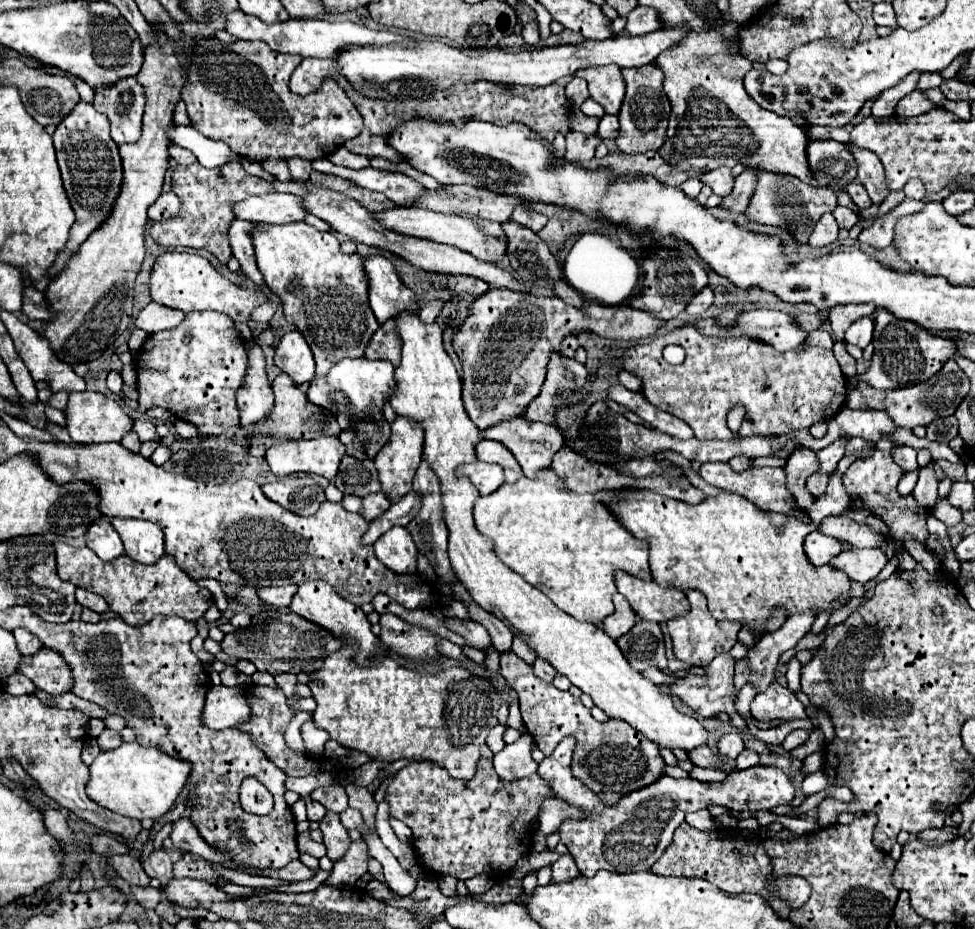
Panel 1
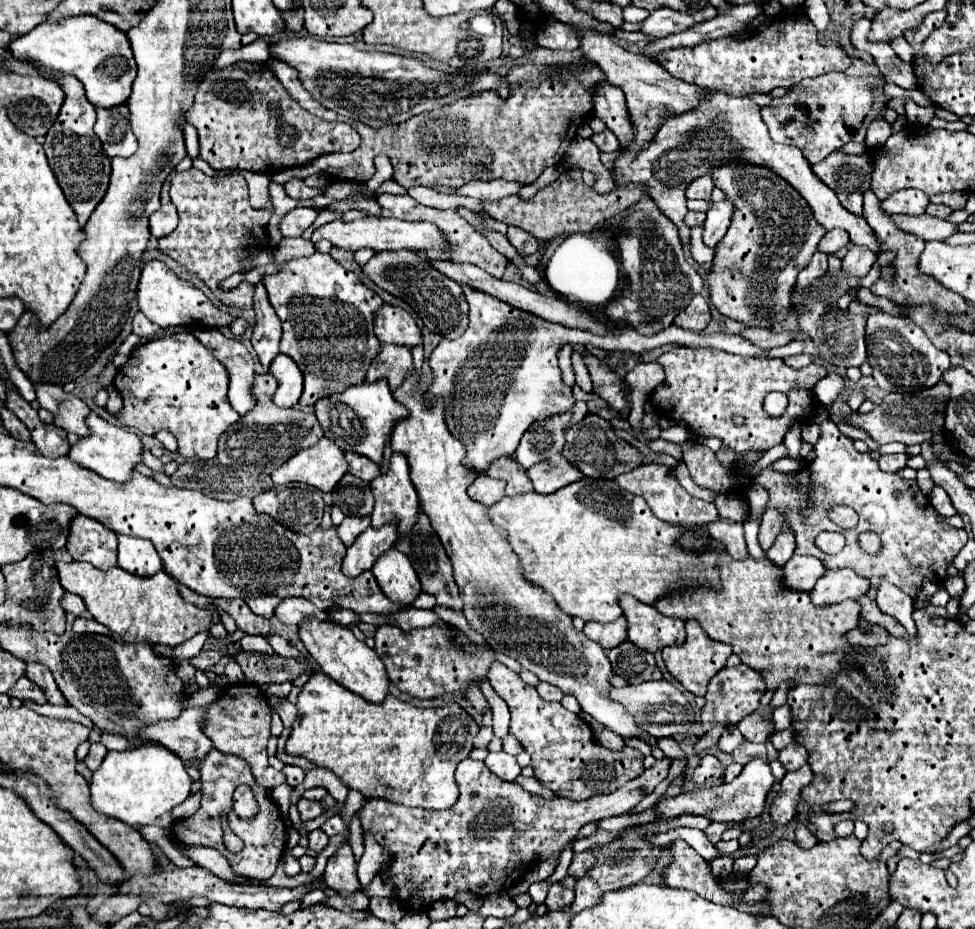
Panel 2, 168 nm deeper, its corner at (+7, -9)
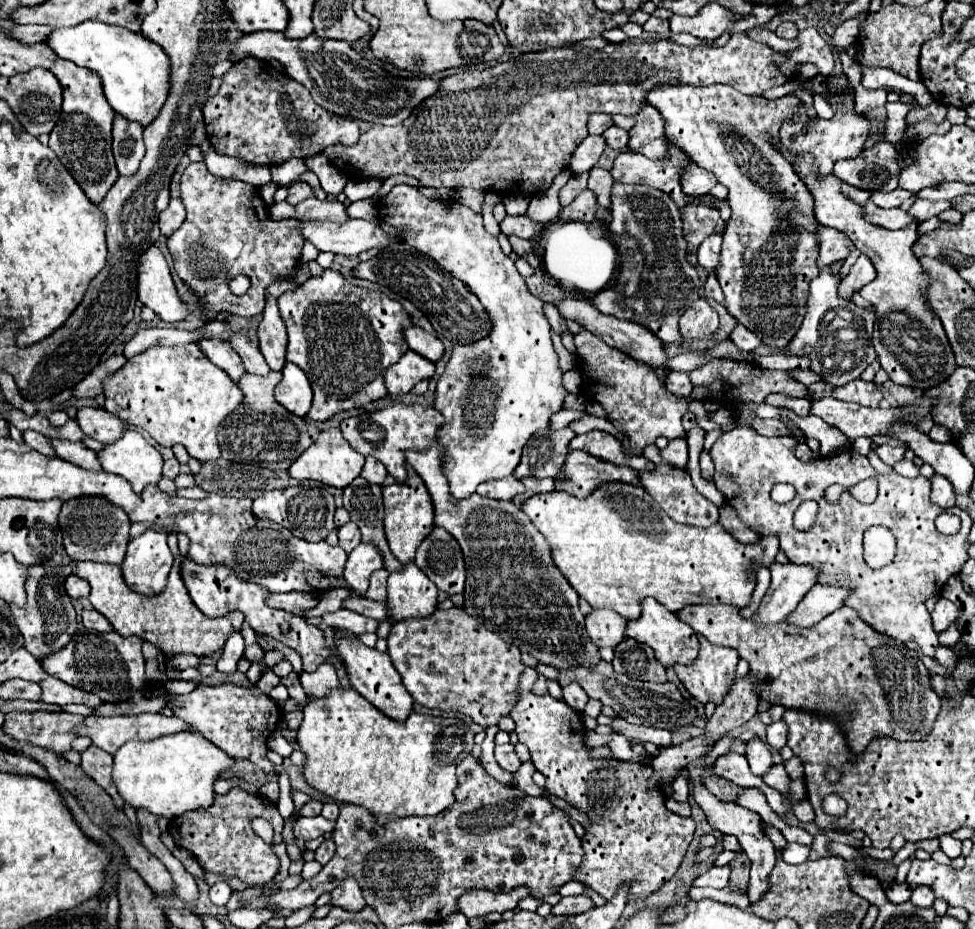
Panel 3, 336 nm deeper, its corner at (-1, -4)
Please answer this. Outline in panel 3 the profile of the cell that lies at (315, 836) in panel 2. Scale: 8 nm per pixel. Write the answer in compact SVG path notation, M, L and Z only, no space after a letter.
M326 840L326 842L322 842L320 848L316 850L316 858L314 858L314 860L324 866L324 864L330 862L332 856L334 856L334 842L332 842L332 840Z

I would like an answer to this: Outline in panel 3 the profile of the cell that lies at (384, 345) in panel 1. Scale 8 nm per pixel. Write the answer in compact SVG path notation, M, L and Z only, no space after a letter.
M408 350L396 364L386 370L386 388L390 394L406 394L420 380L434 376L434 364L424 360L420 354Z

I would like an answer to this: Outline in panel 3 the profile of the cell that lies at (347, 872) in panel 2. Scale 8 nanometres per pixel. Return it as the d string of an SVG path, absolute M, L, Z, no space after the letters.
M352 878L344 880L336 890L332 890L330 896L332 896L332 900L330 900L332 906L338 906L338 908L344 908L350 912L360 912L366 906L360 886L356 886L356 880L352 880Z

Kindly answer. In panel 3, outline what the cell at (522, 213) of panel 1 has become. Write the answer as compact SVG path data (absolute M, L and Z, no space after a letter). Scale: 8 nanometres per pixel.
M510 236L508 240L512 244L512 252L516 252L520 258L524 258L532 268L540 266L540 258L536 256L536 248L534 248L532 240L522 240L522 238L516 238L516 236Z

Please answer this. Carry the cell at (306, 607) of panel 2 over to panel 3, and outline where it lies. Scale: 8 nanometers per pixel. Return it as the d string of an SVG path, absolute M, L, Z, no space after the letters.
M338 610L338 612L332 612L332 614L324 614L322 616L324 622L332 628L344 628L344 630L350 630L354 632L356 636L364 634L364 632L376 632L378 626L380 626L380 620L374 620L374 618L366 618L366 616L360 616L356 612L350 612L350 610Z

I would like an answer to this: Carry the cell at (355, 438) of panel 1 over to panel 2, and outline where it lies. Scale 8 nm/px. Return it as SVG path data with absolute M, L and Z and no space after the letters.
M346 451L344 455L348 461L348 473L352 473L364 481L372 481L374 477L380 475L380 467L374 461L370 461L368 457L354 453L354 451Z

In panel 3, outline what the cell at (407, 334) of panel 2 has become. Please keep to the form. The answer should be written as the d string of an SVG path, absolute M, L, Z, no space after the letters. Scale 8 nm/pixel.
M410 326L404 332L406 332L406 342L408 342L410 350L418 352L420 356L424 356L430 362L438 362L442 358L444 344L436 336L424 332L420 326Z

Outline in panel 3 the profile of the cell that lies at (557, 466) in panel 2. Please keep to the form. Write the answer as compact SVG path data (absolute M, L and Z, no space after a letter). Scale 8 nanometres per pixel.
M570 452L564 464L566 480L556 480L556 490L562 488L576 498L590 496L604 482L626 482L640 484L640 474L628 466L616 466L606 460L594 458L586 452Z

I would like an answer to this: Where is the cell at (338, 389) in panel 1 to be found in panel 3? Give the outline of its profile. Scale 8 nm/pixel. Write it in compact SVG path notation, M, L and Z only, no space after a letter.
M388 404L388 408L384 410L344 420L340 424L340 430L356 452L380 460L386 466L388 474L402 484L406 482L406 450L426 452L432 446L442 424L444 416L434 408L424 408L420 404Z

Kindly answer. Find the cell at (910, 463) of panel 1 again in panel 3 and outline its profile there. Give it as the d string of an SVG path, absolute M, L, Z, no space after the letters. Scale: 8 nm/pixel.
M882 444L876 448L876 454L882 462L886 462L888 466L894 466L898 460L902 460L904 456L904 448L896 448L896 446L888 446L888 444Z

